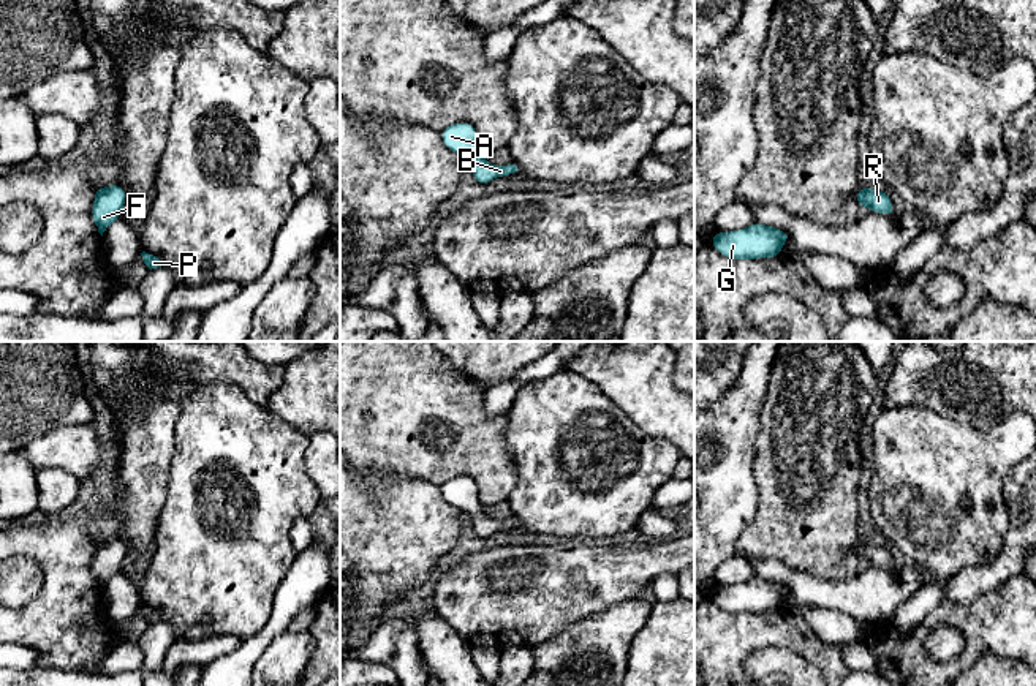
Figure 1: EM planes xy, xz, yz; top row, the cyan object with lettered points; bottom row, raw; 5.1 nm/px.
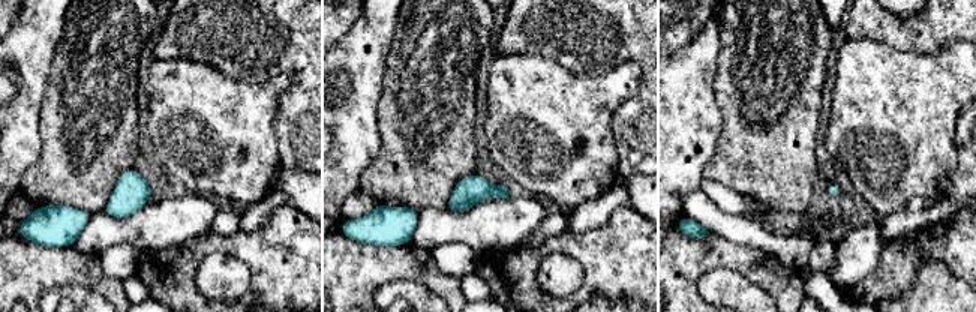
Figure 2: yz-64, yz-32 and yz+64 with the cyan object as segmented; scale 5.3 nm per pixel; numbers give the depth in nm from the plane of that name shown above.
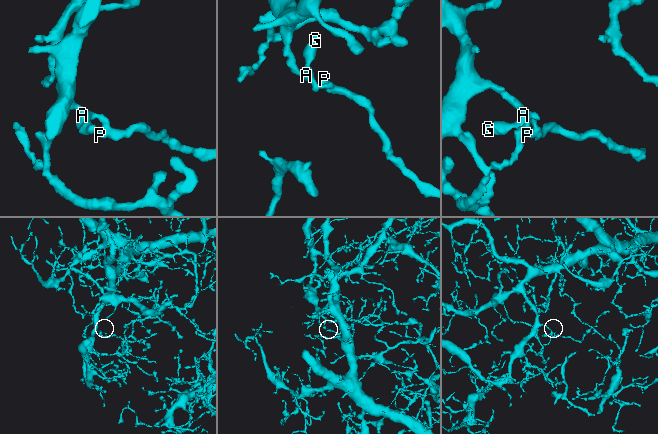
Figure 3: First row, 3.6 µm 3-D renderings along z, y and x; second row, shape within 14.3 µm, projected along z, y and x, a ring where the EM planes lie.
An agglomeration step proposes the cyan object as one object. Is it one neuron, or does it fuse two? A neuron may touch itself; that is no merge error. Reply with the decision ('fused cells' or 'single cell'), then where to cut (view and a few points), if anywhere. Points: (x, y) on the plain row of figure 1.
single cell; cut none

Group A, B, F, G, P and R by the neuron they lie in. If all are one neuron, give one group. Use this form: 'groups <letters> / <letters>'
groups A B F G P R

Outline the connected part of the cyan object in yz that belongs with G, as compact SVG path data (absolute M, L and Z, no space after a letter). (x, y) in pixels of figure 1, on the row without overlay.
M754 577L745 583L717 585L710 599L729 613L781 612L781 601L791 588L773 580Z

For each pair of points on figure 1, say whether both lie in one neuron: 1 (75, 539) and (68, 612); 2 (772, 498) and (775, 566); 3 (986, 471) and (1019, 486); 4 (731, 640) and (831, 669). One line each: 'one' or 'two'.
1: one
2: two
3: two
4: one

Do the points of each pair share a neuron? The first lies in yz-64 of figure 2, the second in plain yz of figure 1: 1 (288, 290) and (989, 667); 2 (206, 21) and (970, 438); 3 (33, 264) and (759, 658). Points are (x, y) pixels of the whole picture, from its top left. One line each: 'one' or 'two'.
1: two
2: two
3: two

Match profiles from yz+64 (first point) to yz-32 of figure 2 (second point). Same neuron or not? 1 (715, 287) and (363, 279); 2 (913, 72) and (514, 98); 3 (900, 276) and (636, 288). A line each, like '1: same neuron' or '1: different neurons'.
1: different neurons
2: same neuron
3: same neuron

